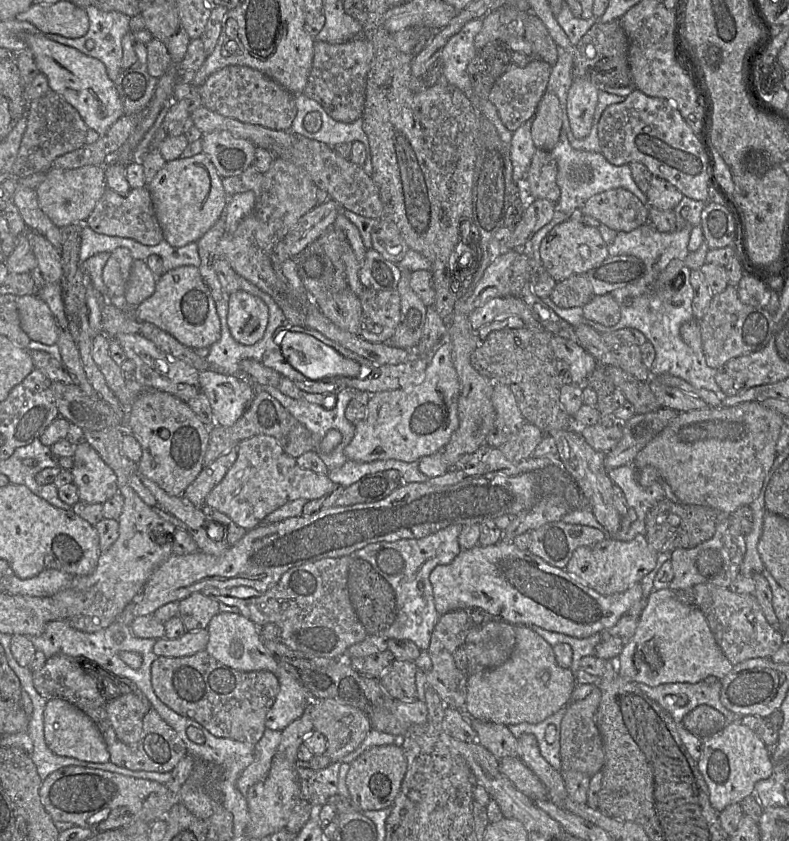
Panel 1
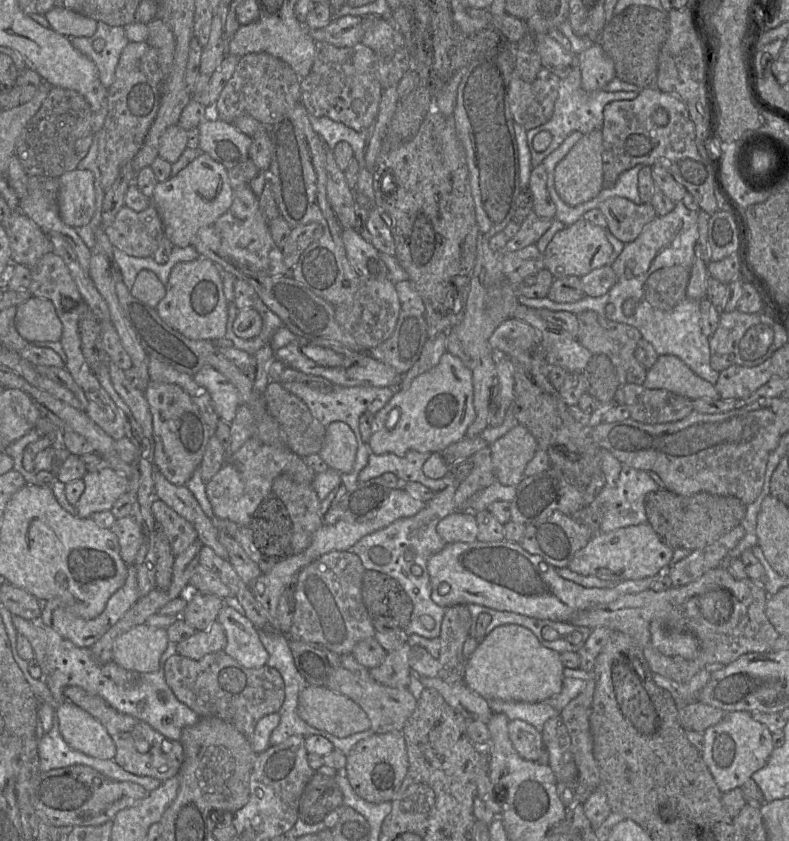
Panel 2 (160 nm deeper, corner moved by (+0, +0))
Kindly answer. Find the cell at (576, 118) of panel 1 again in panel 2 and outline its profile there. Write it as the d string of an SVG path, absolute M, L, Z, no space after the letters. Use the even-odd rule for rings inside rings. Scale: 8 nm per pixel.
M598 43L577 54L577 59L581 86L587 92L603 90L616 77L613 61Z

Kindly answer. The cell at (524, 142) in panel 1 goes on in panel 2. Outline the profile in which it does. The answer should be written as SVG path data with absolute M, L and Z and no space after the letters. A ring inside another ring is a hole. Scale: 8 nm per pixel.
M579 67L574 68L570 75L561 79L558 91L558 98L555 102L555 108L551 119L543 125L532 128L527 131L527 142L531 152L531 164L535 166L541 164L545 157L553 152L567 137L574 131L588 134L596 129L603 127L603 112L607 104L613 101L633 100L638 96L638 92L607 92L598 90L587 92L581 86L581 72ZM541 131L548 131L552 135L552 141L549 146L542 150L535 150L533 147L533 138Z

